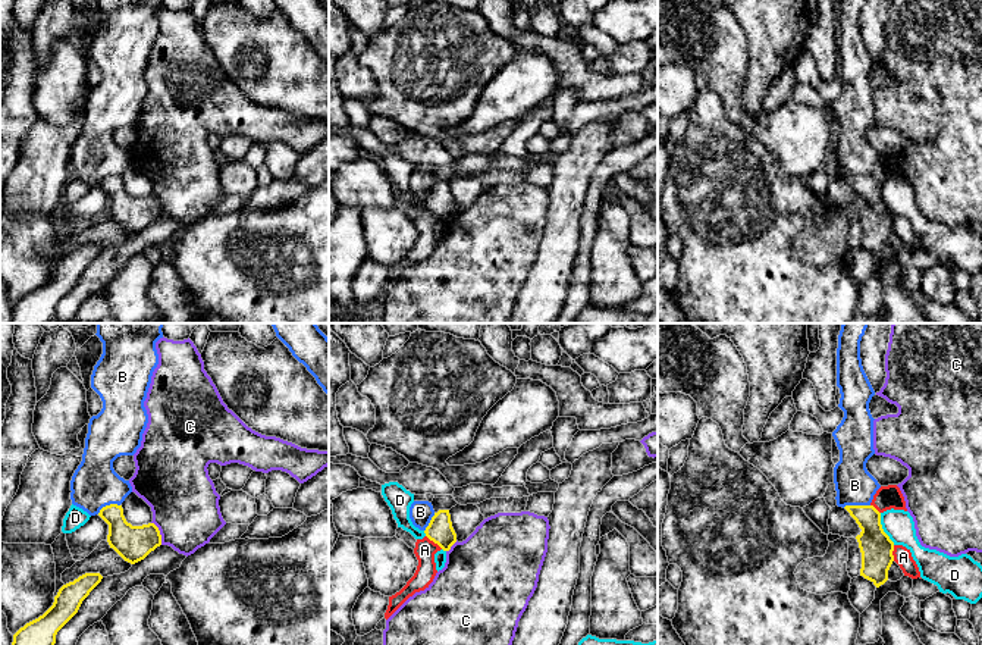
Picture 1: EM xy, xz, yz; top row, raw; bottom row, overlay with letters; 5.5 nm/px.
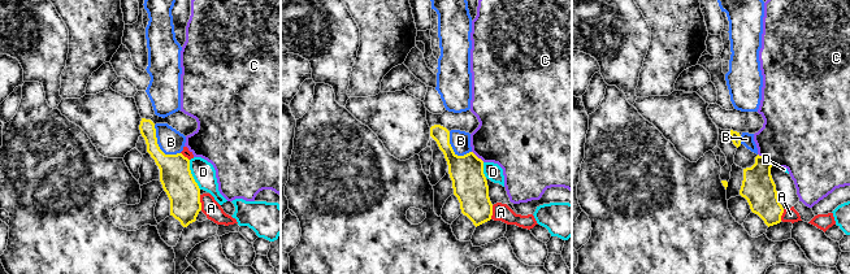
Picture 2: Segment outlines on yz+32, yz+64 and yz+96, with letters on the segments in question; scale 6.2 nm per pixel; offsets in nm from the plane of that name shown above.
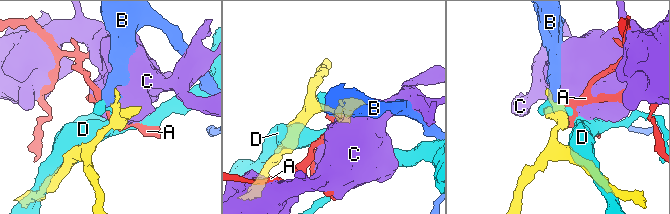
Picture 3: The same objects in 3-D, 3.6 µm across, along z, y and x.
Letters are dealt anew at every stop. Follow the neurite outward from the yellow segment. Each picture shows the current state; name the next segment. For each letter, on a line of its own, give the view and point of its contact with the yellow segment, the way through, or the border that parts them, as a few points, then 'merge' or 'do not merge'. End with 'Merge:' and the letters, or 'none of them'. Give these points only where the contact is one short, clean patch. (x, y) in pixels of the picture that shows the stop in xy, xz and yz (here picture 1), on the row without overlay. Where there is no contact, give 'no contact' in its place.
A: contact xz (435, 213); do not merge
B: contact yz (856, 177); border yz (869, 175), (846, 175), (843, 178); do not merge
C: contact xy (159, 204); do not merge
D: contact yz (882, 200); do not merge
Merge: none of them

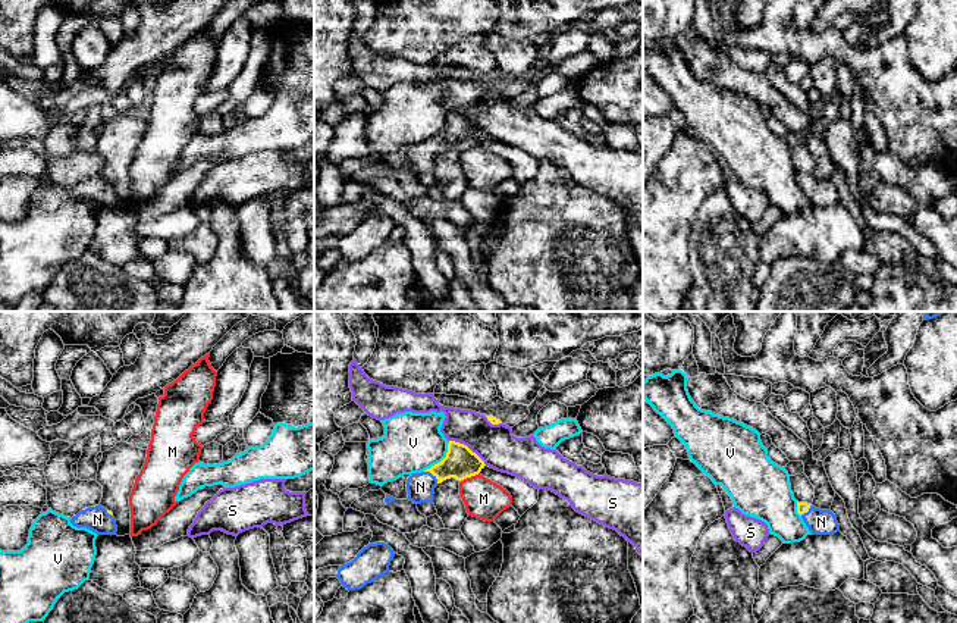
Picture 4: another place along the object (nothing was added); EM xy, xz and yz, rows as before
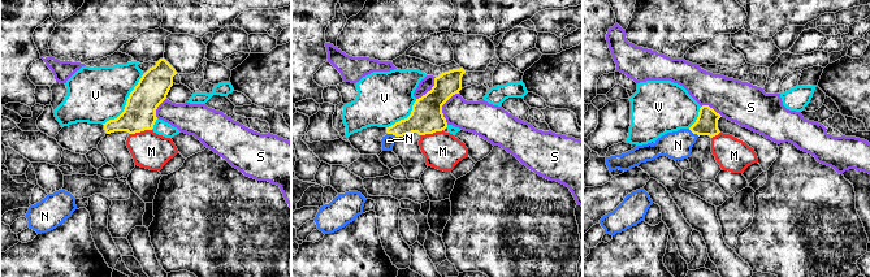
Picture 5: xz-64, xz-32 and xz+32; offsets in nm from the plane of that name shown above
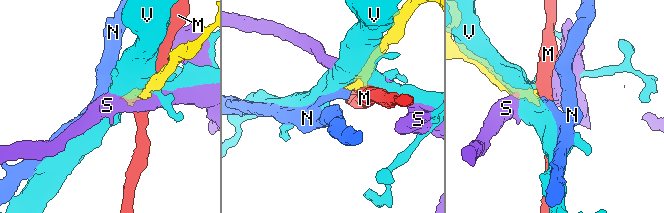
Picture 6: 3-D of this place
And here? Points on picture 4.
M: contact xz (468, 147); border xz (479, 143), (460, 153); do not merge
N: contact xz (433, 146); way xz (460, 132), (433, 146), (420, 157); merge
S: contact xz (467, 118); border xz (449, 110), (466, 115), (486, 135); do not merge
V: contact xz (442, 131); do not merge
Merge: N

